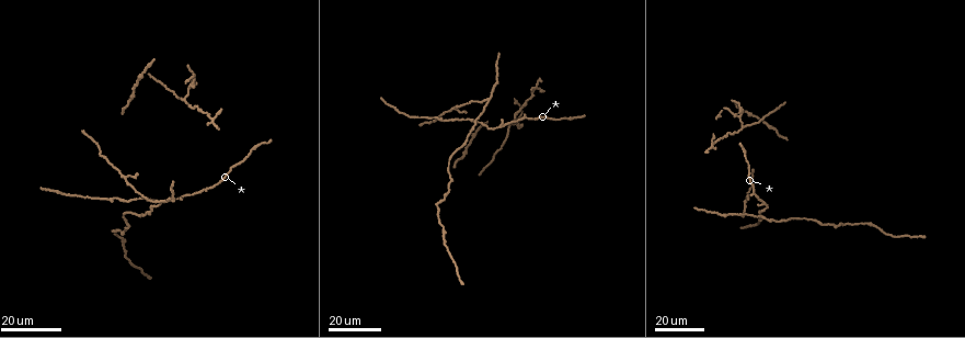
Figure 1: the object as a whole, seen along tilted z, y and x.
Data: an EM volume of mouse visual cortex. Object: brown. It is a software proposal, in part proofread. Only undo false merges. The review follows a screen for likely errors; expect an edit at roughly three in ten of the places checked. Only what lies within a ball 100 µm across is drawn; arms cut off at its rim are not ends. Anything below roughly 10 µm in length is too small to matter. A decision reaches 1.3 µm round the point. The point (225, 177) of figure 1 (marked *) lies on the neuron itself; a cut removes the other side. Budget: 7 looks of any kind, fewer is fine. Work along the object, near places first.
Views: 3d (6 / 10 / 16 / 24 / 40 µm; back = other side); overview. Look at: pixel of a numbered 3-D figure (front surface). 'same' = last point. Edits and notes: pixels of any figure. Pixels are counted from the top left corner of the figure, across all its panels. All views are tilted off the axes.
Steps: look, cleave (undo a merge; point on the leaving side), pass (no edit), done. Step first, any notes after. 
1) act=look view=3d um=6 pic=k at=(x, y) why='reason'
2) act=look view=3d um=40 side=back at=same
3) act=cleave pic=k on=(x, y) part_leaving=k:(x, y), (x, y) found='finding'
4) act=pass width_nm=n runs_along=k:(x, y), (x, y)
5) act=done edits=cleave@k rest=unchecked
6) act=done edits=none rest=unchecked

act=look view=3d um=24 pic=1 at=(742, 125) why='three arms meet'

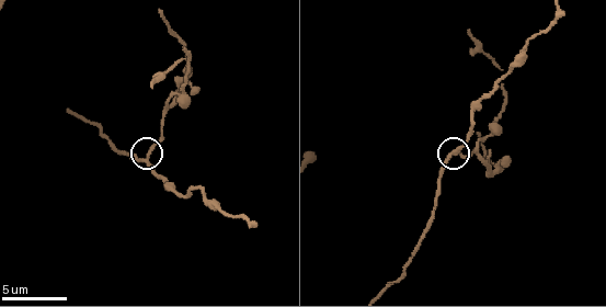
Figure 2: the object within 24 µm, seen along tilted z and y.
act=look view=3d um=6 pic=2 at=(144, 159)

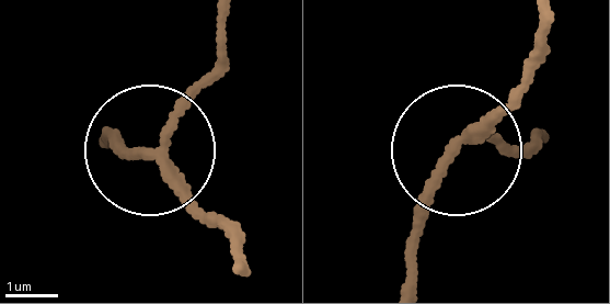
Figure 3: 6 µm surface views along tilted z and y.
act=cleave pic=3 on=(203, 83) part_leaving=3:(161, 148), (223, 15) found='a second neuron is stuck on'

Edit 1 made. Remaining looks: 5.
act=look view=3d um=40 pic=1 at=(765, 205) why='narrows sharply'

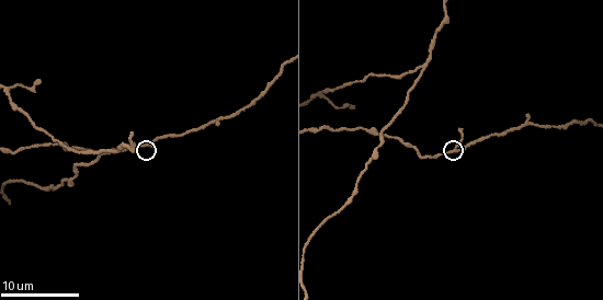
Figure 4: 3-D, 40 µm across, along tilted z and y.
act=look view=3d um=6 pic=4 at=(447, 150) why='closer look'

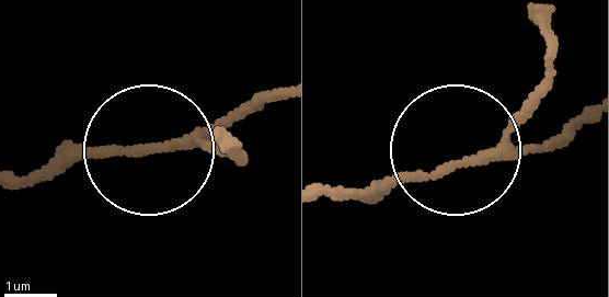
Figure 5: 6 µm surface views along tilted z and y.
act=pass width_nm=140 runs_along=5:(588, 109), (536, 146), (342, 197) found='continuous, no second neuron'

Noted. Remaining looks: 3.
act=look view=3d um=16 pic=4 at=(420, 68) why='a fork'

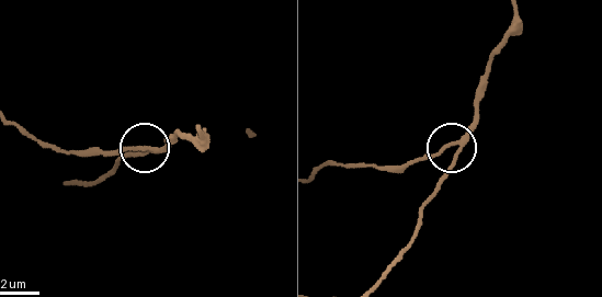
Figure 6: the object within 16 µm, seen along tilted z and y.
act=pass width_nm=200 runs_along=6:(374, 283), (411, 238), (420, 206), (475, 115) found='all the same neuron'

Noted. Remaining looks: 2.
act=done edits=cleave@3 rest=unchecked

